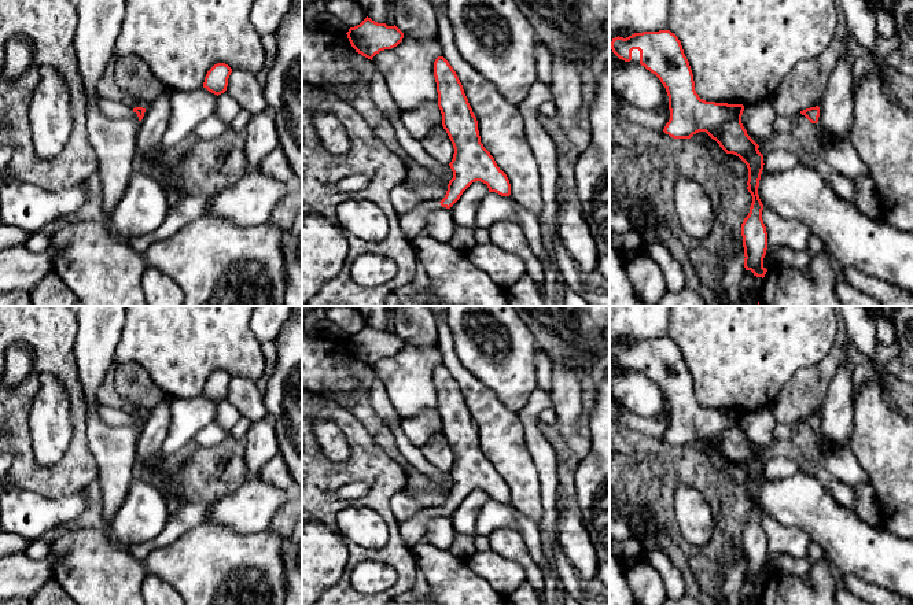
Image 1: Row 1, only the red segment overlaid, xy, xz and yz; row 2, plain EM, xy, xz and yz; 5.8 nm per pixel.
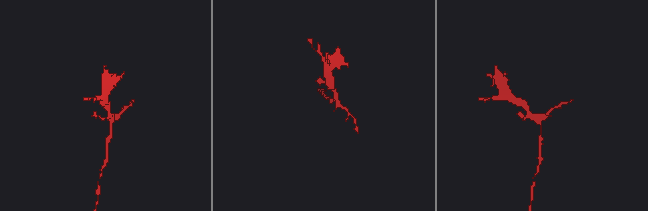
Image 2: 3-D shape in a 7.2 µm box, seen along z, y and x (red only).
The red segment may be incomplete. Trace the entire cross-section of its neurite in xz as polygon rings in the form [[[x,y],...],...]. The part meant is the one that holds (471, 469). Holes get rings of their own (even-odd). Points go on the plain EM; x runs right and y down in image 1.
[[[438,364],[434,369],[434,384],[442,434],[454,455],[449,471],[453,486],[448,491],[445,505],[439,509],[441,513],[450,516],[475,488],[486,491],[489,499],[509,503],[509,487],[481,450],[476,424],[456,379],[443,364]]]

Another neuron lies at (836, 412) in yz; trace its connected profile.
[[[843,361],[835,372],[820,409],[817,438],[835,447],[850,446],[853,438],[853,380],[851,366]]]

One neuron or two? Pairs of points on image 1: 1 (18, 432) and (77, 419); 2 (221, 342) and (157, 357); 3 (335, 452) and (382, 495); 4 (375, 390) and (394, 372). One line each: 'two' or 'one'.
1: one
2: one
3: two
4: two

